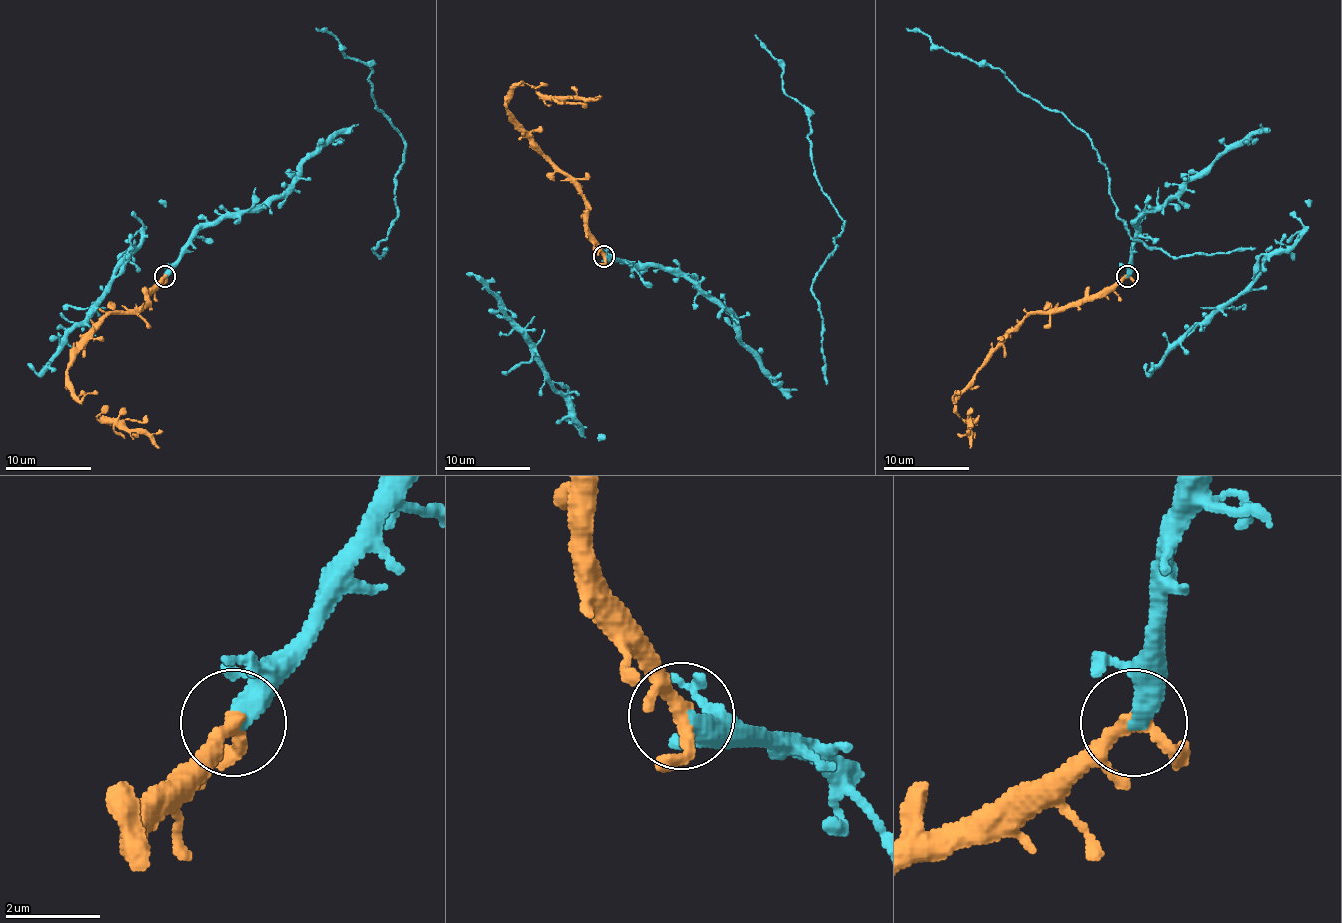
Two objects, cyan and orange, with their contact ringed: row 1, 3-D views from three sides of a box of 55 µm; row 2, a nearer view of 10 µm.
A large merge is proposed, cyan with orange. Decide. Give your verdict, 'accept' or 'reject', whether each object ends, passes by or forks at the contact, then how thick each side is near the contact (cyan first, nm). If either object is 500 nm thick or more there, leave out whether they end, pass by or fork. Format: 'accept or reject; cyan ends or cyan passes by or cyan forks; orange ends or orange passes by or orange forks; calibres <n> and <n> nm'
accept; cyan ends; orange passes by; calibres 480 and 280 nm

